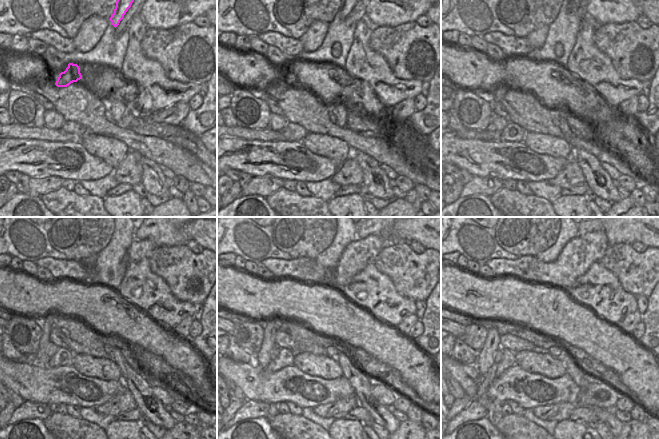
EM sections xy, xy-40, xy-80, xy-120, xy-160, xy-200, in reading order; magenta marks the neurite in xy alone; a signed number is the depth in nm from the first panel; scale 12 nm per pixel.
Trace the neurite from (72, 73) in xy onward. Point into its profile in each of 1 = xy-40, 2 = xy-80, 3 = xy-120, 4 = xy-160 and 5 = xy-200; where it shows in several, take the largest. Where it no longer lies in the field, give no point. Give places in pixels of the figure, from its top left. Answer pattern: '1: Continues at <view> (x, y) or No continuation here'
1: Continues at xy-40 (287, 79)
2: Continues at xy-80 (499, 91)
3: Continues at xy-120 (40, 359)
4: Continues at xy-160 (263, 356)
5: Continues at xy-200 (486, 355)

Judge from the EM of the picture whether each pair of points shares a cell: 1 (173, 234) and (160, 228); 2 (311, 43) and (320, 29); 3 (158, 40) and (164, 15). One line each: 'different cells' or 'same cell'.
1: same cell
2: same cell
3: different cells

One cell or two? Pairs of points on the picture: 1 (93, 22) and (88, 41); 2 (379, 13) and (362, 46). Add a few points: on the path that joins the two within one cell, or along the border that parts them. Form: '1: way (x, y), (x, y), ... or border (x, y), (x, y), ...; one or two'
1: way (93, 27), (88, 36); one
2: border (366, 16), (373, 27); two

